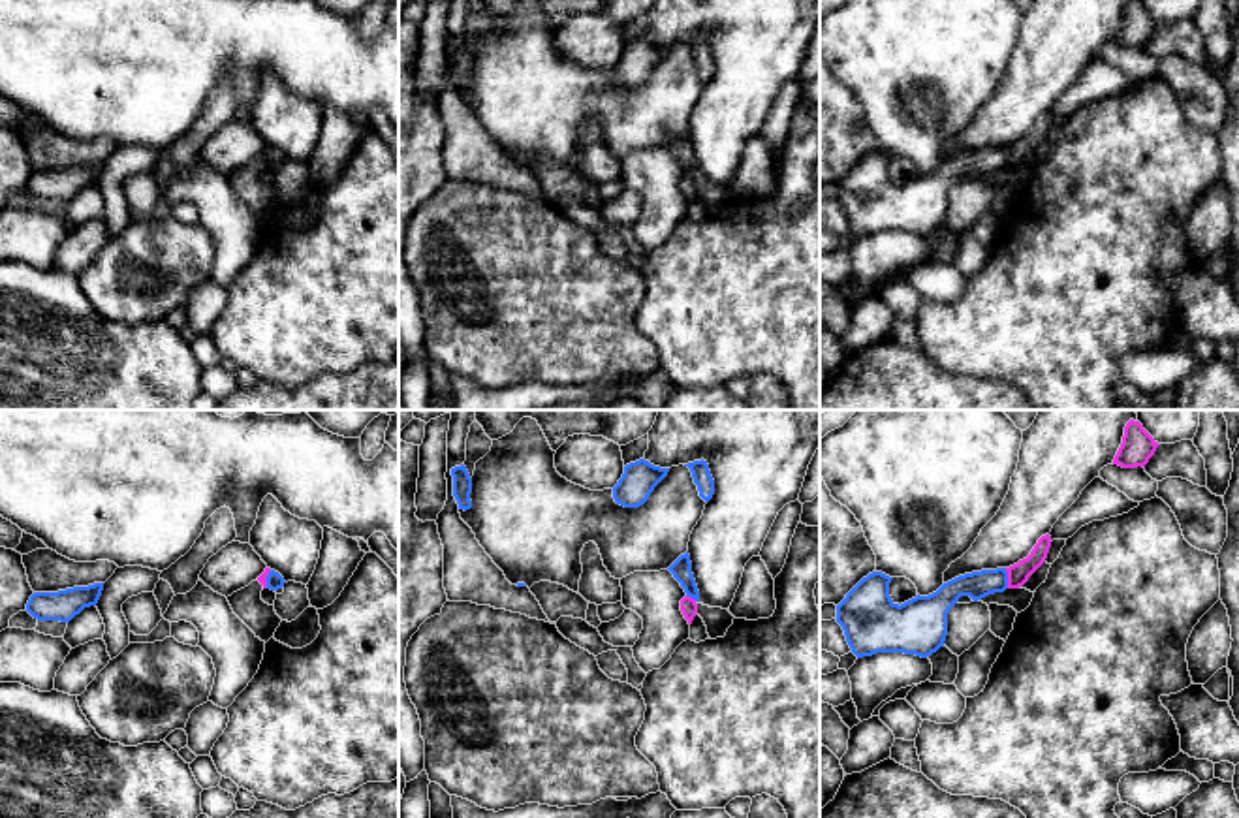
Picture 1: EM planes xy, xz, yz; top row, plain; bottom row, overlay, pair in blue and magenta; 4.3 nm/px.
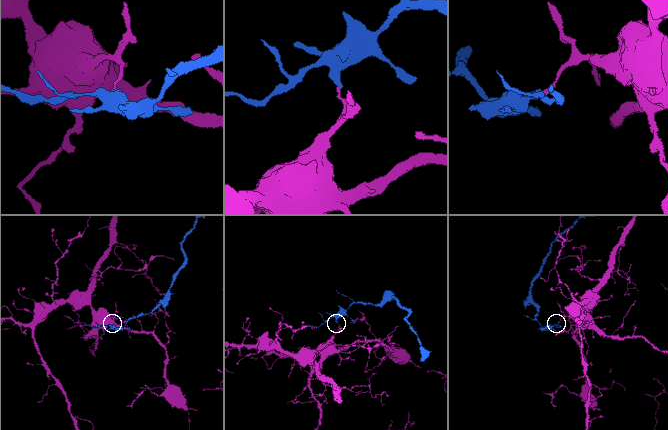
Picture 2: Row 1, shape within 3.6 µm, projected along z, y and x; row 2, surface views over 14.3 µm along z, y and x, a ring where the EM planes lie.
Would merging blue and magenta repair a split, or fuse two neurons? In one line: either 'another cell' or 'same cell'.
another cell

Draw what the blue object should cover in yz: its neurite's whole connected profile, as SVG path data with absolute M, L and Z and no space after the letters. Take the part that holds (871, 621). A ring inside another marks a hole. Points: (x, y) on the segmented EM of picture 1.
M1006 568L981 570L944 583L929 596L895 604L889 596L893 577L872 572L837 606L837 622L857 658L876 653L904 653L921 658L944 647L948 613L961 596L974 602L1008 589Z

